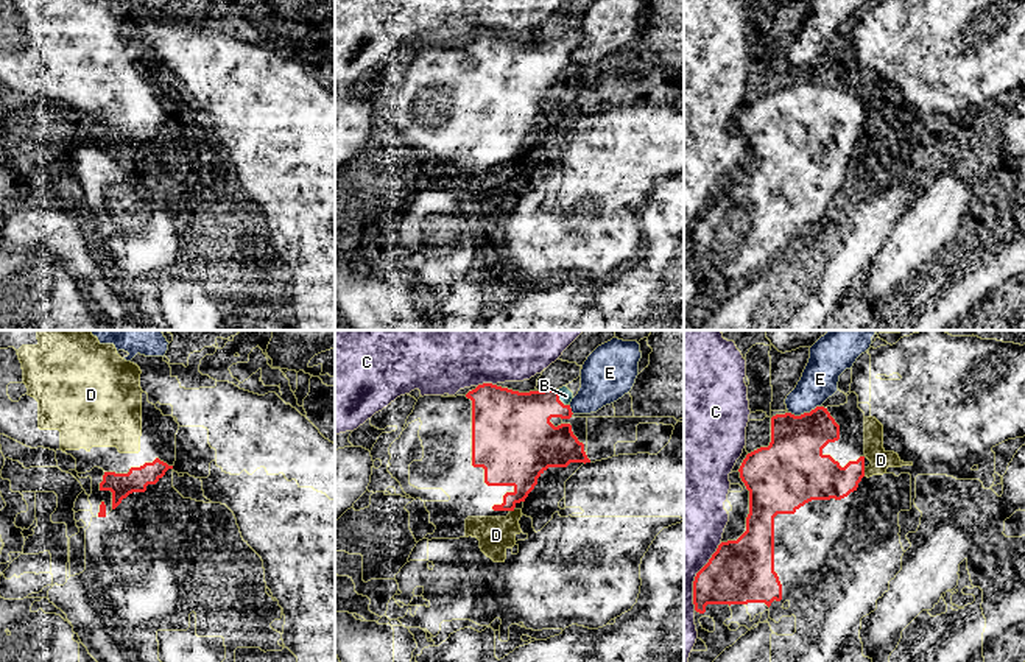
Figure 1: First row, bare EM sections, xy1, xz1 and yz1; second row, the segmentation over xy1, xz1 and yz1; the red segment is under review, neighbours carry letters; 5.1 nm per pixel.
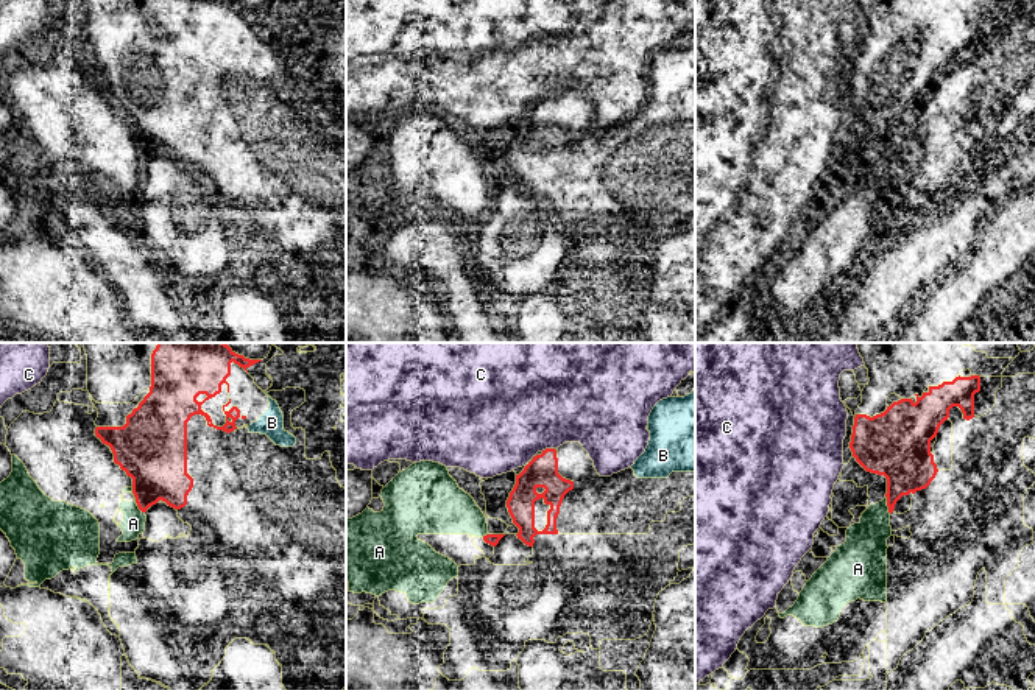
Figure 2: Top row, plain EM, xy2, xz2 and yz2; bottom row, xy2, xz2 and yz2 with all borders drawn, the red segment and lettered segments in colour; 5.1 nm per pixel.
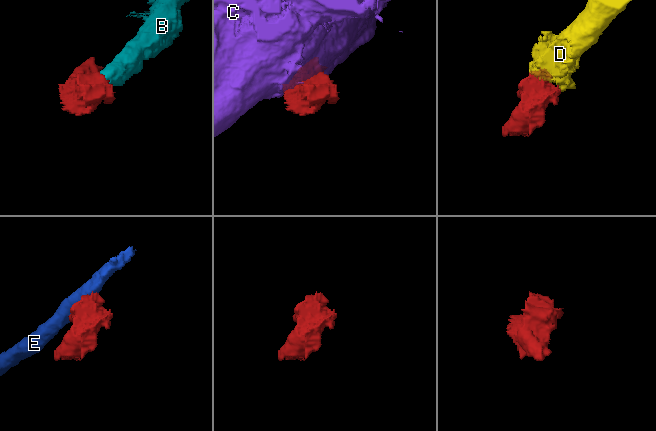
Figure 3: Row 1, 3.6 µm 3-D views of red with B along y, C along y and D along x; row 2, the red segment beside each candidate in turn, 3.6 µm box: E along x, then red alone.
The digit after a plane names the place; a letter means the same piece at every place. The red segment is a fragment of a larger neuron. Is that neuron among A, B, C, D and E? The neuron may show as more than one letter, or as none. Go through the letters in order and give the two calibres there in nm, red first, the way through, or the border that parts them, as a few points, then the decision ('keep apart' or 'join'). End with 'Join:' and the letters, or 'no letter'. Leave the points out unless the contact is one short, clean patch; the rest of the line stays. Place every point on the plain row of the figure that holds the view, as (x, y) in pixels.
A: calibres 320 and 120 nm; keep apart
B: calibres 340 and 70 nm; way xz1 (517, 77), (535, 59), (558, 50), (566, 47); join
C: calibres 360 and 240 nm; keep apart
D: calibres 240 and 110 nm; join
E: calibres 300 and 190 nm; keep apart
Join: B, D

